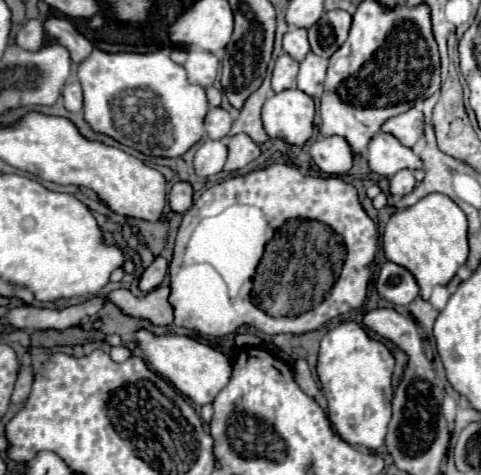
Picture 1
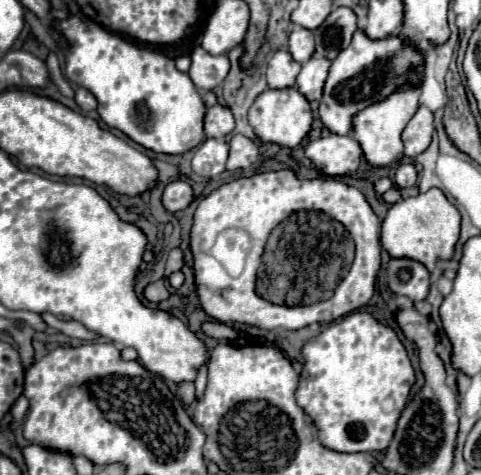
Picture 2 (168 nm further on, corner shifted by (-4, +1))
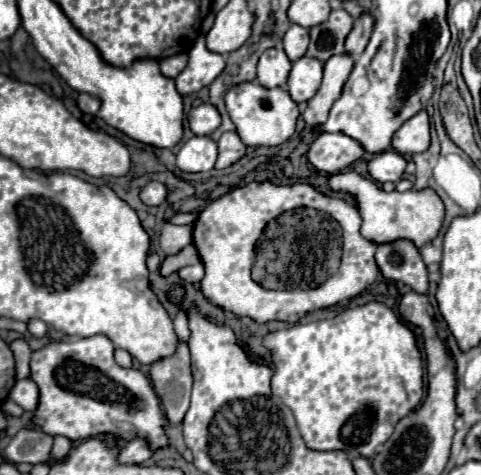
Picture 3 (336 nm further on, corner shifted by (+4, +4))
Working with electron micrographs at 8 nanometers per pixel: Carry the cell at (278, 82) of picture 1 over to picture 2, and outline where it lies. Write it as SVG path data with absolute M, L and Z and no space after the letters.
M278 50L266 68L268 88L290 88L296 82L300 64L290 56L288 50Z

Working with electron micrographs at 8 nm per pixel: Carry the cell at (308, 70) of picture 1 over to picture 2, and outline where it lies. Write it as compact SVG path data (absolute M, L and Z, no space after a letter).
M310 58L302 64L300 76L296 78L296 88L302 92L310 102L322 98L322 88L328 76L330 60L328 58Z

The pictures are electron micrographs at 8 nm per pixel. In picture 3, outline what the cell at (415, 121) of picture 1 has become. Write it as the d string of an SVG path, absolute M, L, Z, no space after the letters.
M422 109L412 119L408 119L392 137L392 147L400 155L414 155L426 151L430 145L430 121L428 113Z

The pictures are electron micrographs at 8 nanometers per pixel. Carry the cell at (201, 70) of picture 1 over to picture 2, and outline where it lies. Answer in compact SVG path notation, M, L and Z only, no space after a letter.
M194 48L192 52L192 66L188 70L190 80L198 90L212 90L224 82L228 76L230 62L228 56L214 56L208 54L204 48Z

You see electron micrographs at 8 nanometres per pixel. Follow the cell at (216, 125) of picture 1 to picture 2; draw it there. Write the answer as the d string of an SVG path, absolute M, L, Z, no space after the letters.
M212 106L204 116L204 132L208 138L224 138L234 130L234 116L226 106Z

